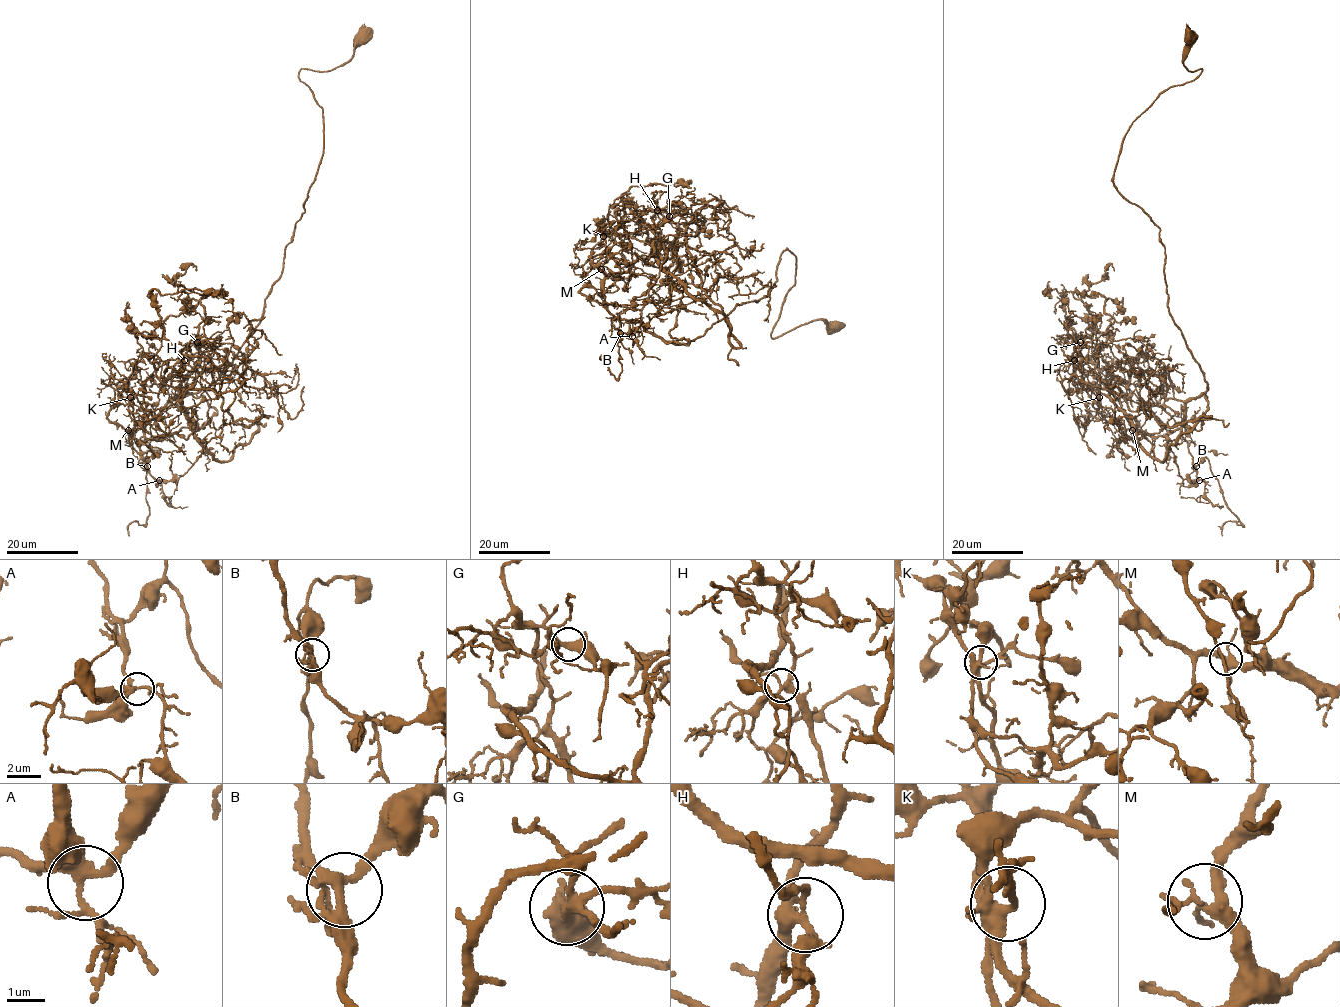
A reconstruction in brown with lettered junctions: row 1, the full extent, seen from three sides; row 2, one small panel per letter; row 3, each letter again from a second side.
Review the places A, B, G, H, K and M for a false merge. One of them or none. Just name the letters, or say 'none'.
G

